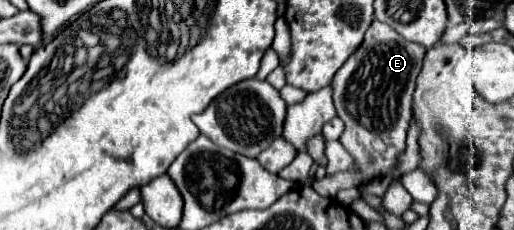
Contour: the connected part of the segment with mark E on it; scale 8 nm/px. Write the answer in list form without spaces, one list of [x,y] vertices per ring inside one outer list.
[[[378,20],[372,22],[360,48],[346,60],[346,64],[342,64],[338,68],[332,82],[328,84],[332,90],[332,96],[334,96],[336,114],[344,122],[344,132],[340,134],[338,142],[352,156],[354,168],[346,170],[346,172],[338,172],[334,176],[326,176],[322,180],[316,180],[314,182],[316,192],[320,192],[322,196],[336,196],[336,192],[342,188],[360,188],[360,186],[368,184],[370,180],[390,176],[396,170],[398,156],[400,156],[400,152],[406,150],[406,130],[408,130],[408,122],[412,118],[412,92],[416,92],[416,89],[414,91],[416,76],[420,76],[418,72],[422,68],[422,58],[426,58],[428,50],[432,50],[432,48],[424,50],[422,46],[398,36],[398,32],[394,32],[390,26],[386,26]]]

